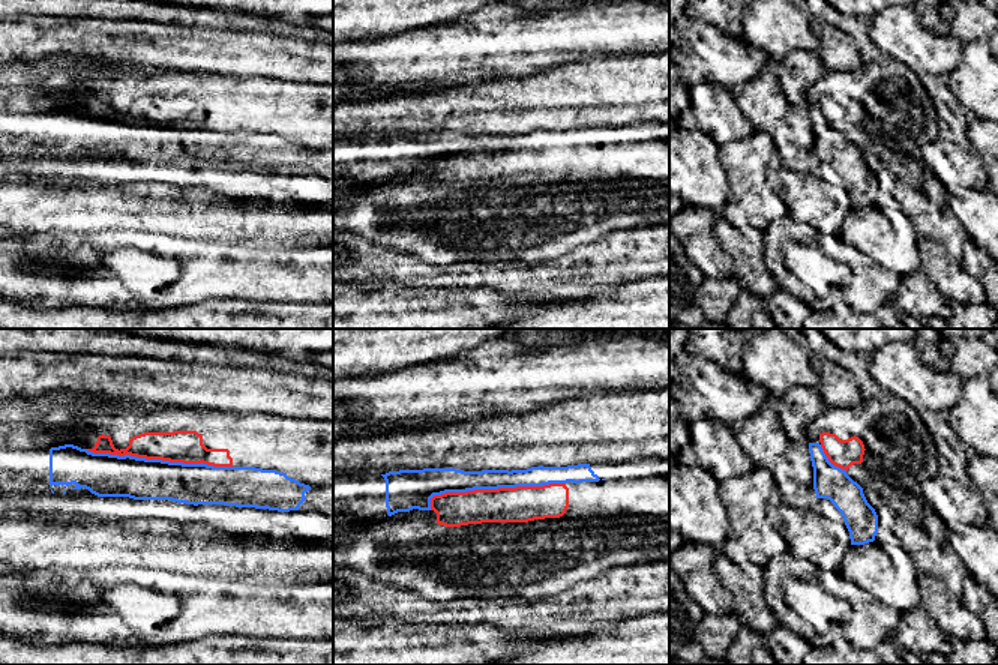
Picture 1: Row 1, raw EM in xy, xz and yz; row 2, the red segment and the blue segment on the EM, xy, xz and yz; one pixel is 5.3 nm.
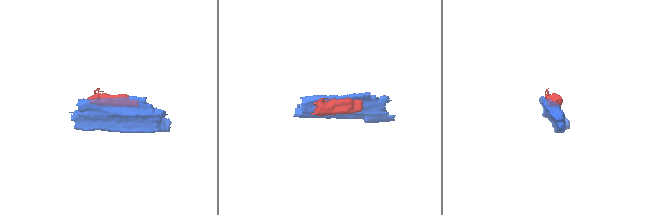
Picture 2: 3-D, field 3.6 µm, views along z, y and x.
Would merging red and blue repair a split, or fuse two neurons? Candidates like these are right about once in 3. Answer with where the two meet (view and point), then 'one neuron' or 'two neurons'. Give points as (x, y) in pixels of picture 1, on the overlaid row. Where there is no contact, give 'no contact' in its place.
meets red in xy at (159, 458); two neurons

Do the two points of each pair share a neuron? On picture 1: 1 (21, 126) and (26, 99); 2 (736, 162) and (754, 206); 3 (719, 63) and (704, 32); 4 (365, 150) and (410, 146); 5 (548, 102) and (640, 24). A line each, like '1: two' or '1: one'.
1: two
2: one
3: one
4: one
5: two

